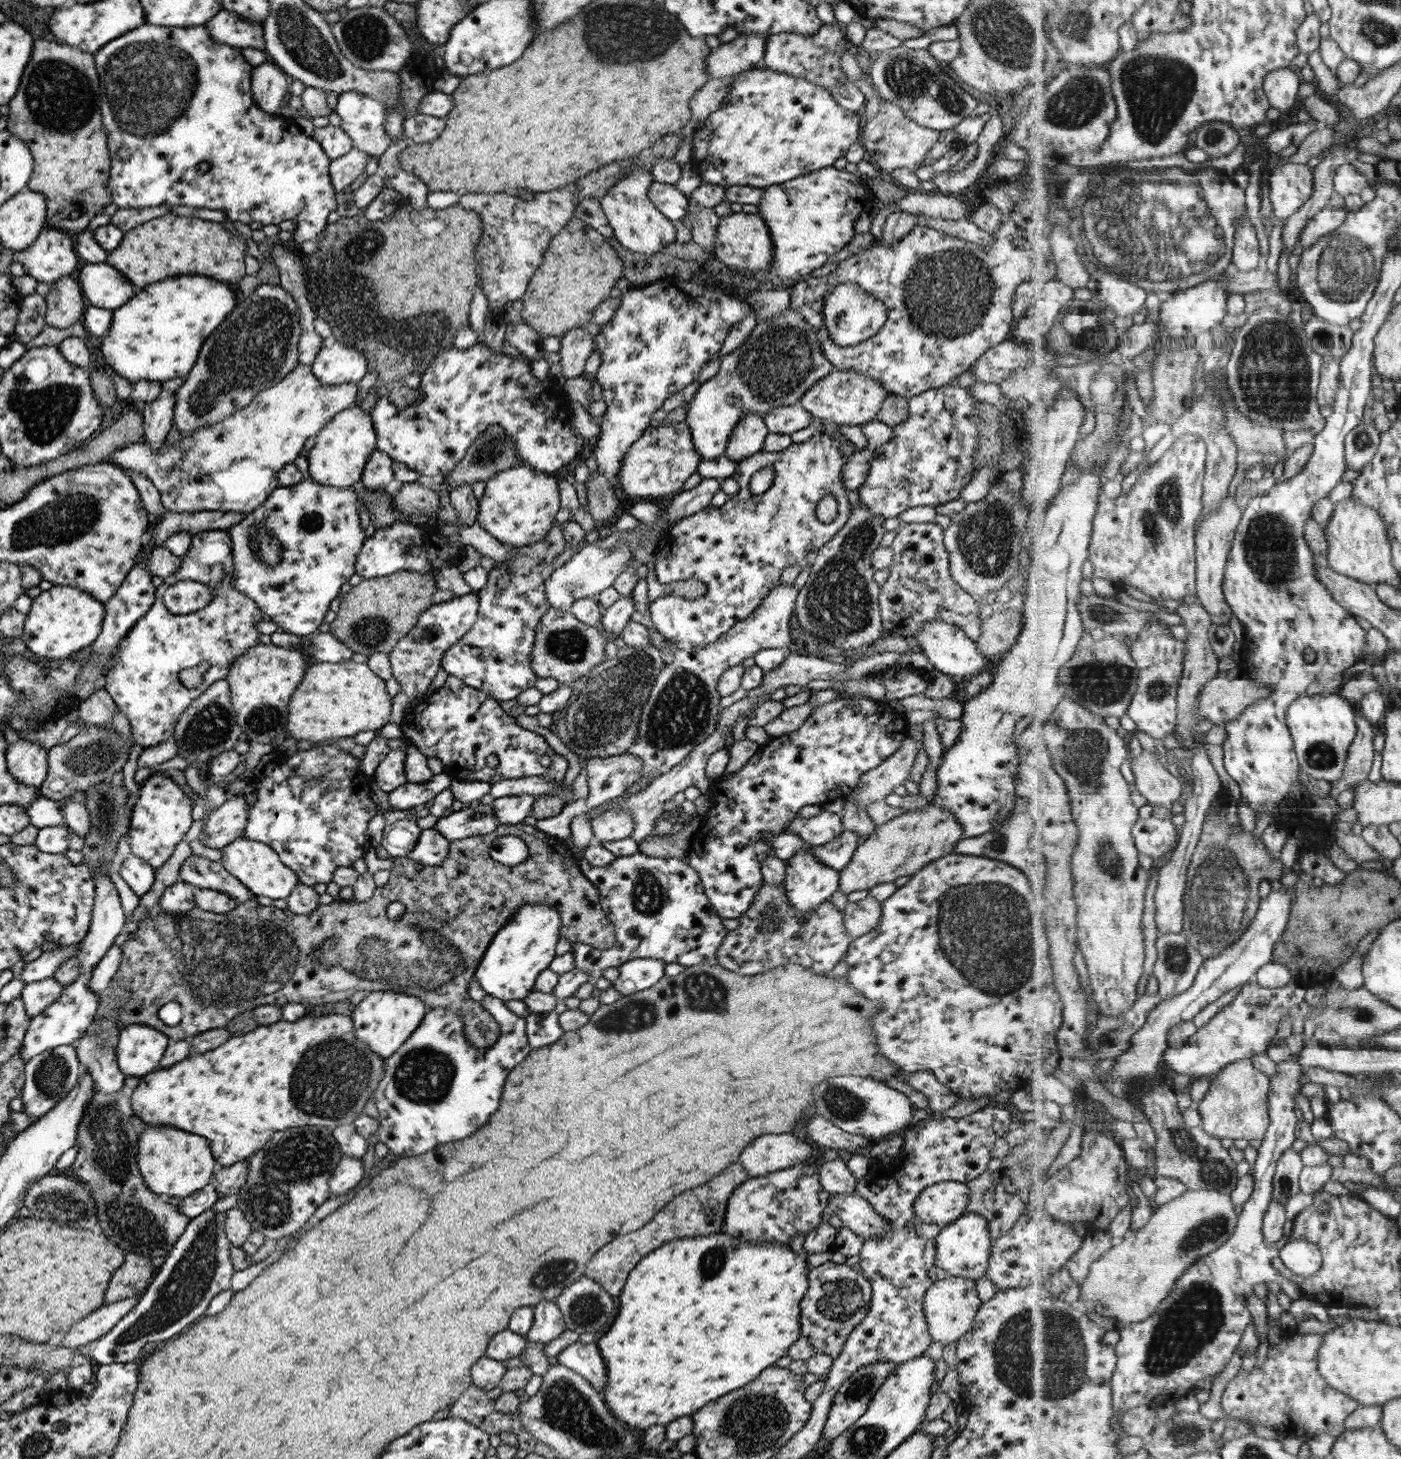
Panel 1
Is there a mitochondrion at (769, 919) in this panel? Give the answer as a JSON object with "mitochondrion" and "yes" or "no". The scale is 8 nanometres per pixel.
{"mitochondrion":"yes"}

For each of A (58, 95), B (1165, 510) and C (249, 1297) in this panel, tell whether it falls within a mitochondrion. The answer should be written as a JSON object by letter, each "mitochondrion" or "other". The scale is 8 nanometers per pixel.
{"A":"mitochondrion","B":"mitochondrion","C":"other"}

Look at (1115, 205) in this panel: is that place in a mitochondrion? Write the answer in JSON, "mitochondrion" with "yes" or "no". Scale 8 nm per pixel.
{"mitochondrion":"yes"}

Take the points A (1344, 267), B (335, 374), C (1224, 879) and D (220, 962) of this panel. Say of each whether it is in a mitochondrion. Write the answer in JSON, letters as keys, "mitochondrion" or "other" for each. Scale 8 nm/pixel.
{"A":"mitochondrion","B":"other","C":"mitochondrion","D":"mitochondrion"}

